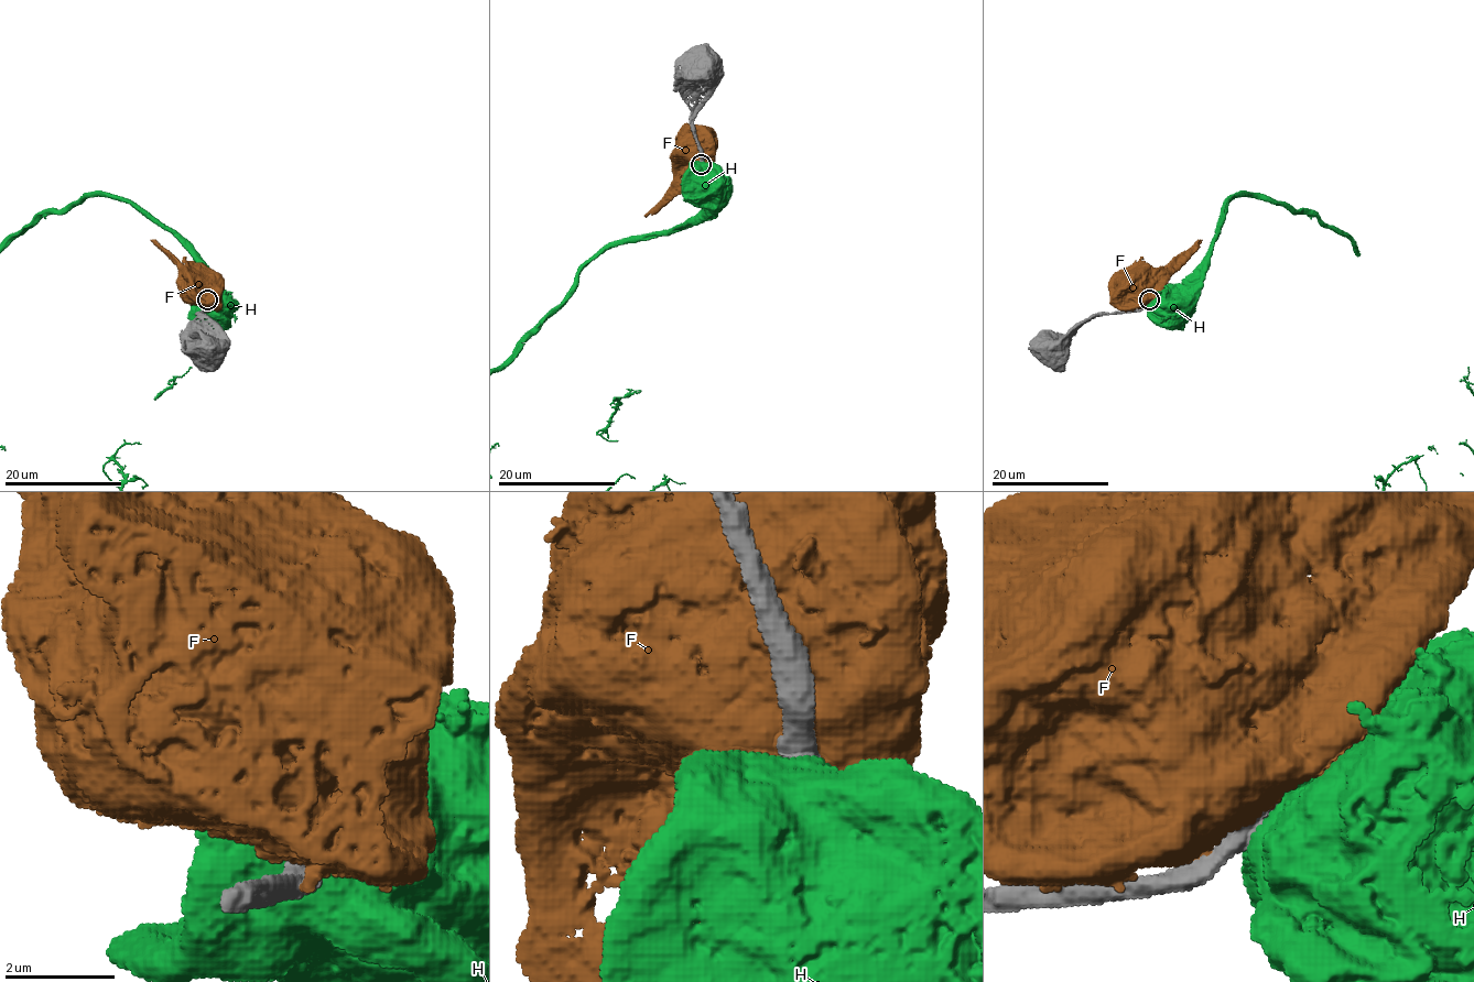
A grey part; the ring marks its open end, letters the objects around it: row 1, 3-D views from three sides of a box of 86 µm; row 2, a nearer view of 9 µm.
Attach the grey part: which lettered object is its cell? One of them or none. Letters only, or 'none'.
none

